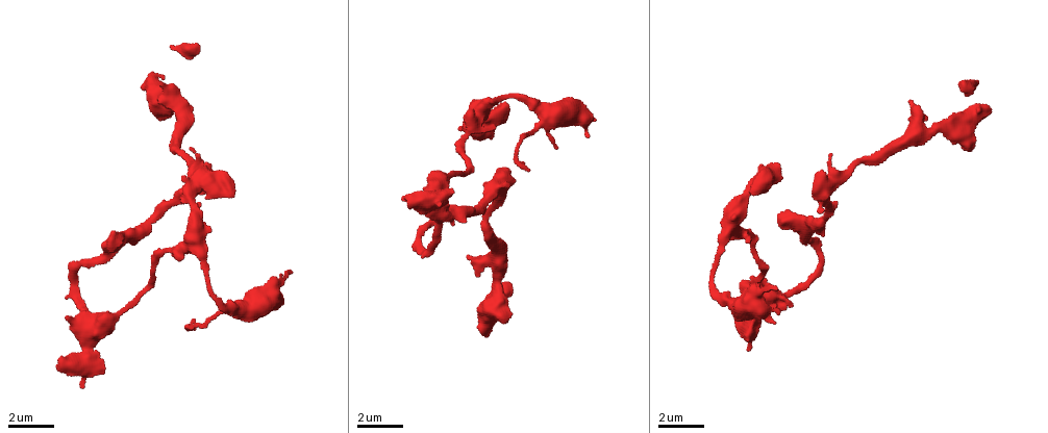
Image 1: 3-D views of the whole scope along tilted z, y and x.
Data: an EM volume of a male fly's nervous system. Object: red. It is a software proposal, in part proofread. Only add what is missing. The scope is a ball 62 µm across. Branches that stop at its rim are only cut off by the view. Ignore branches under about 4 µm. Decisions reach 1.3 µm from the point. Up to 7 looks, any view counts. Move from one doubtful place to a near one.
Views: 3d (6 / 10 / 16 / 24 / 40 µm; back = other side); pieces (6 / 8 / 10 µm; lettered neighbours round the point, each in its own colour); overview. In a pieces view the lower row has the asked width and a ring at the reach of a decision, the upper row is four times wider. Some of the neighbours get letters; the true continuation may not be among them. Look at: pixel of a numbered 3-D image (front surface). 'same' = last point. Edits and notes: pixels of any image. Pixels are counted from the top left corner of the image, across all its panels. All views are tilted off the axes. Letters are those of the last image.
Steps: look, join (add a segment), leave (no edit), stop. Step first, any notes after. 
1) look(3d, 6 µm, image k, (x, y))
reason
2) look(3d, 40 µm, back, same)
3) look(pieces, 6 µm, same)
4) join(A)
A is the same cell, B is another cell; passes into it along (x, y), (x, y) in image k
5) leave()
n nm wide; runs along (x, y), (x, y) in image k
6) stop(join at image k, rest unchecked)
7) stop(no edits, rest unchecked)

look(3d, 10 µm, image 1, (525, 168))
branch stops here

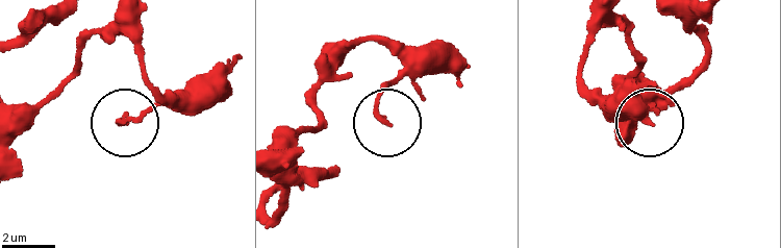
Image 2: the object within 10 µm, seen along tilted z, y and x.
look(pieces, 10 µm, image 2, (650, 120))

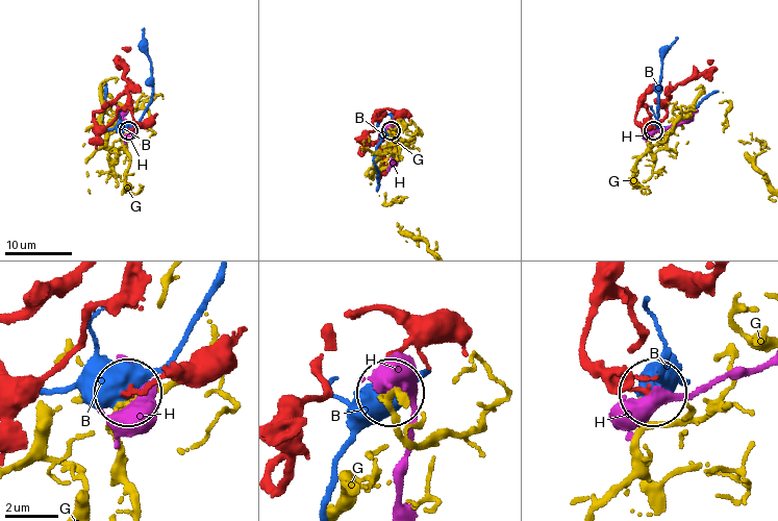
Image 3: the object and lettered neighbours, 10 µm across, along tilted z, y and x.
leave()
B, G and H are other cells; none of them fits

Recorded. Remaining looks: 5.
look(pieces, 6 µm, image 1, (774, 286))
branch stops here

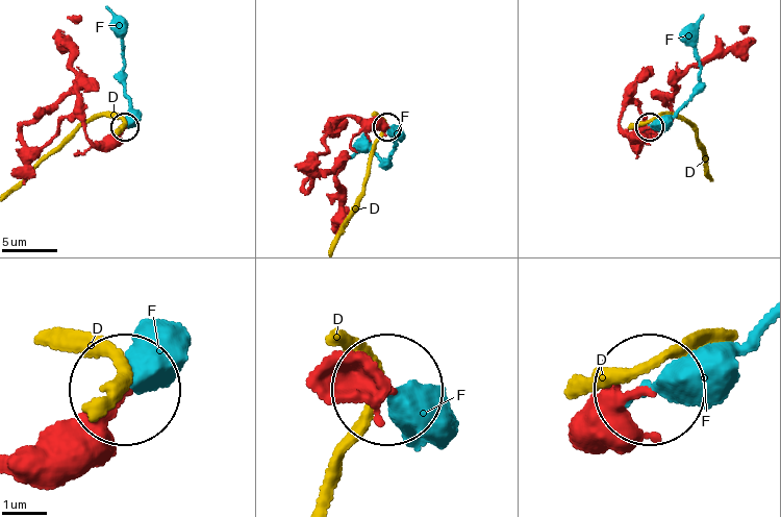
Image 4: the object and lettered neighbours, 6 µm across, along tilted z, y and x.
leave()
D and F are other cells; runs along (584, 423), (645, 394) in image 4; none of them fits

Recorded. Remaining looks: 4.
look(pieces, 10 µm, image 1, (757, 186))
free end

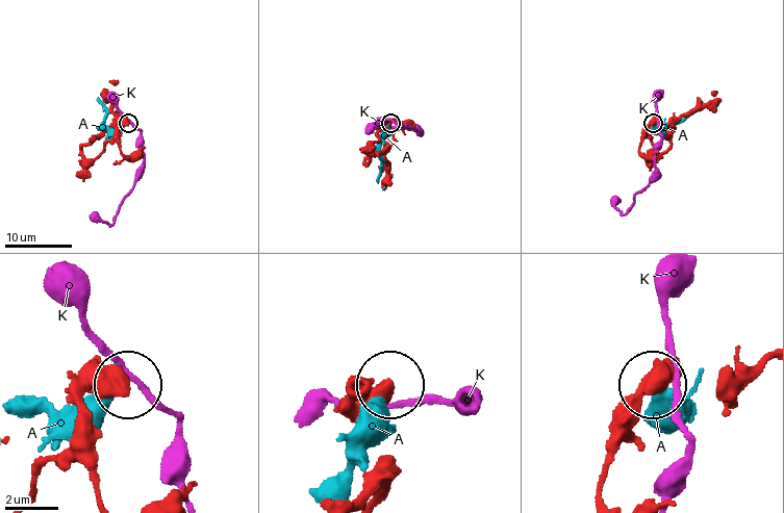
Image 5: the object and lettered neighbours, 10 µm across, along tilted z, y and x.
leave()
A and K are other cells; no lettered segment goes on from it

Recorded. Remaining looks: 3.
stop(no edits, rest unchecked)

